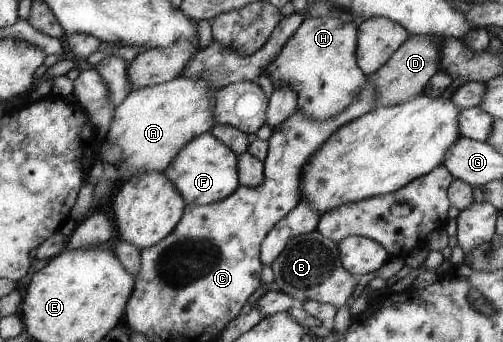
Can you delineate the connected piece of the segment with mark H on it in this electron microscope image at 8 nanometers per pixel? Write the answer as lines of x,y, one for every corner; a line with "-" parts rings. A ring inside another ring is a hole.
309,16
287,40
278,58
264,71
273,87
289,84
297,92
299,110
317,120
341,114
363,90
366,74
358,66
358,28
339,16

